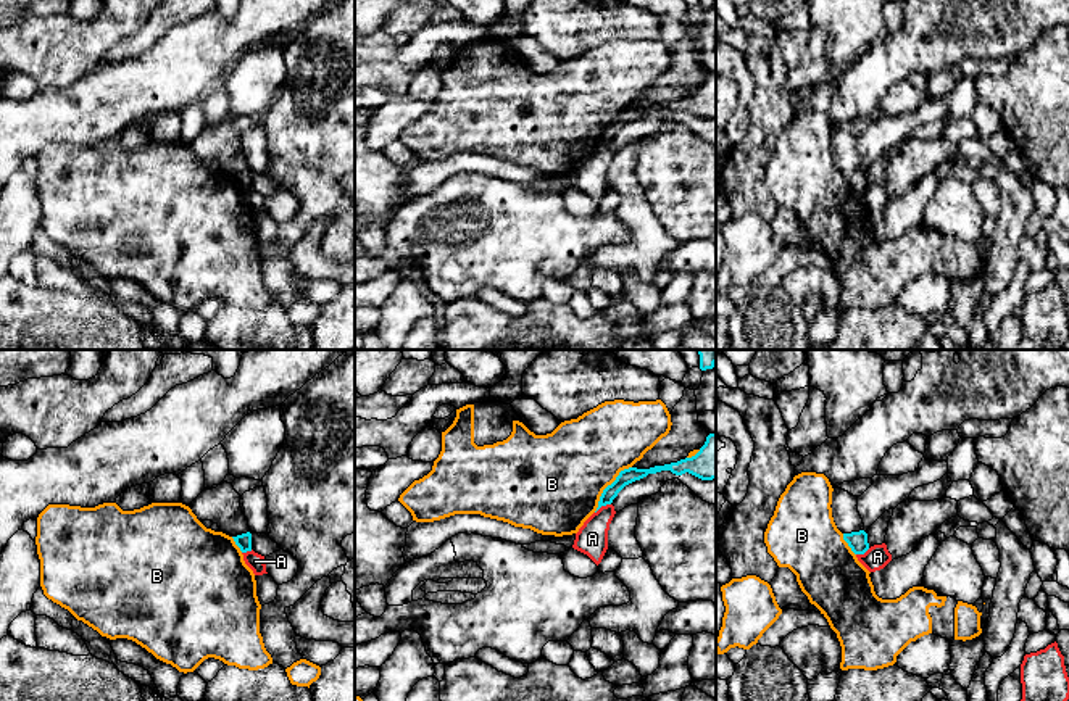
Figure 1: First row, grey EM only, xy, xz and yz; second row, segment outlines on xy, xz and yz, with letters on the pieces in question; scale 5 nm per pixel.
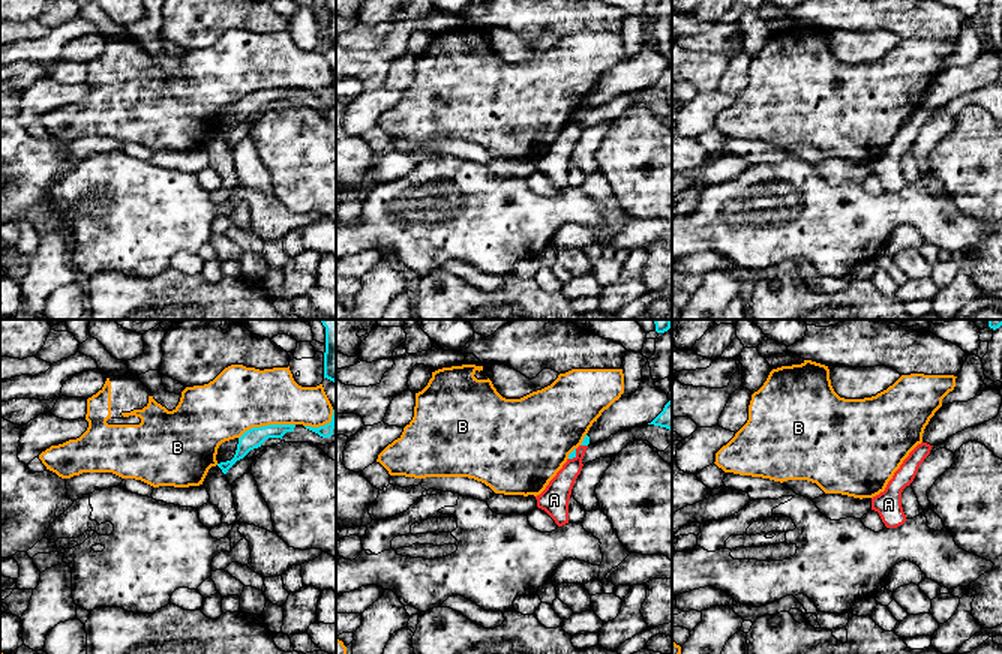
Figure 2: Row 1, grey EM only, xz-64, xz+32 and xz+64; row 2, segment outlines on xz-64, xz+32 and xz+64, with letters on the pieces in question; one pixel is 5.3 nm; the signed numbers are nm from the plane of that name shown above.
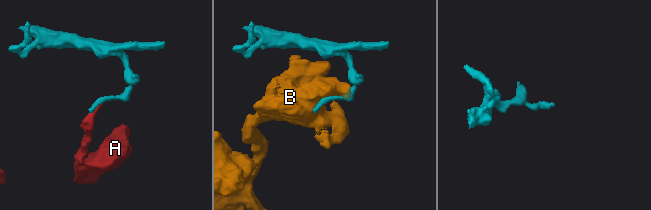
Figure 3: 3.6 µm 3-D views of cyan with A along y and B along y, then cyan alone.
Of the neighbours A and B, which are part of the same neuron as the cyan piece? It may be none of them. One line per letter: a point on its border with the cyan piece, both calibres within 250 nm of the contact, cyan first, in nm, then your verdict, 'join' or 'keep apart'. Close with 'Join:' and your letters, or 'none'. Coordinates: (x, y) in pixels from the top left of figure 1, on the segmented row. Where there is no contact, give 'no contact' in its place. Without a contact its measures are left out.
A: xz (602, 505) | 80/160 nm | keep apart
B: xz (607, 487) | 80/460 nm | keep apart
Join: none

